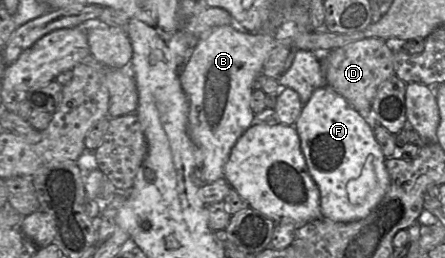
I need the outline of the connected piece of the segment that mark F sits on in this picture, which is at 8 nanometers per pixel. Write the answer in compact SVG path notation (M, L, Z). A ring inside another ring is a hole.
M324 85L317 88L308 102L303 104L294 127L300 138L307 170L319 189L321 218L347 223L368 216L380 203L390 184L390 176L385 166L386 157L370 125L343 96Z

